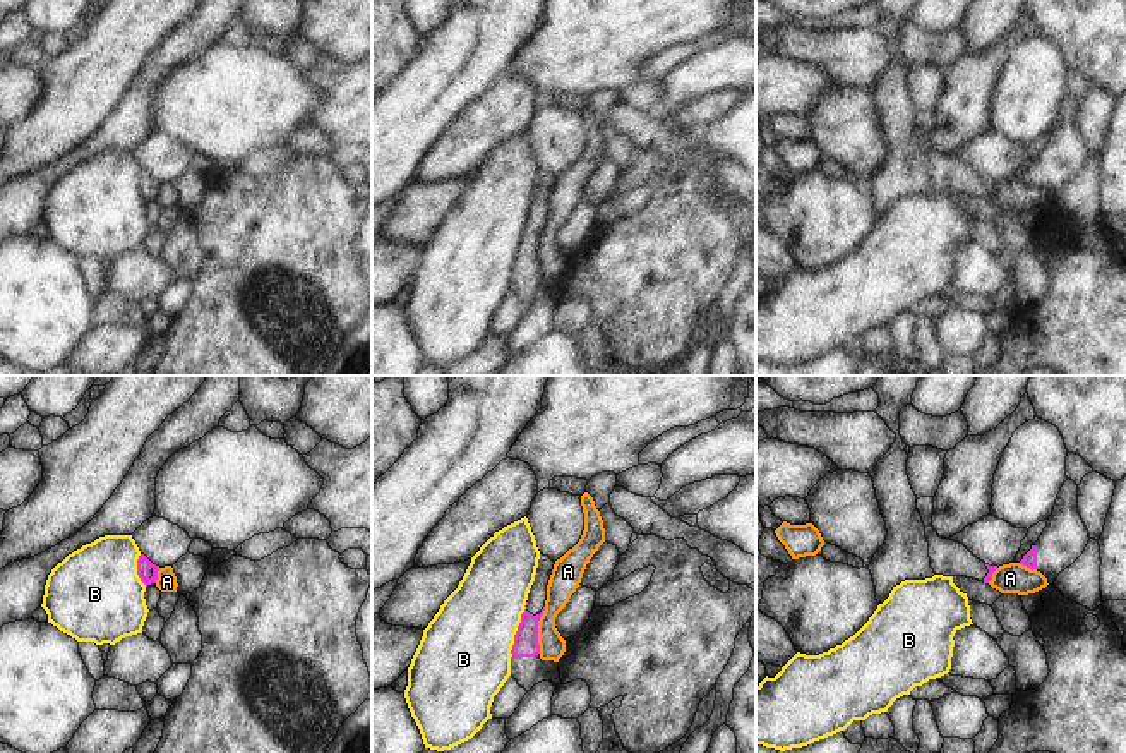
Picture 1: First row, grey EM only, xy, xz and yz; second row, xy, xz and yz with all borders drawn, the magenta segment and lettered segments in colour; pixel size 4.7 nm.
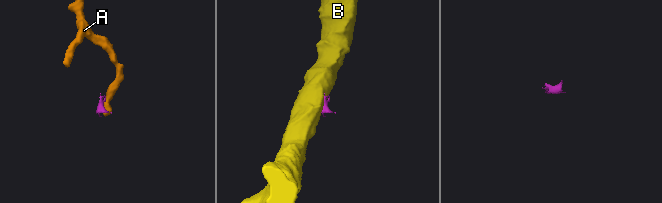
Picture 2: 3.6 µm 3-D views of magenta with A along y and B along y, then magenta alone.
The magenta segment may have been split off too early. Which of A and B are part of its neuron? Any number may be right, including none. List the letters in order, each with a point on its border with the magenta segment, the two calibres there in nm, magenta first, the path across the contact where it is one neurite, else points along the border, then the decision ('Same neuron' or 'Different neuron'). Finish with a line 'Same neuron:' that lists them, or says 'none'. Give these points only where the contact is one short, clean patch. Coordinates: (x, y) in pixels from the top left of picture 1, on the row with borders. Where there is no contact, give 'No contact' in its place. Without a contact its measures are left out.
A: Touches magenta at xz (537, 630). Thickness 110 nm (magenta) against 140 nm. Boundary: xz (545, 608), (539, 621), (539, 652). Different neuron
B: Touches magenta at xz (518, 630). Thickness 110 nm (magenta) against 400 nm. Boundary: xz (527, 602), (511, 656). Different neuron
Same neuron: none

